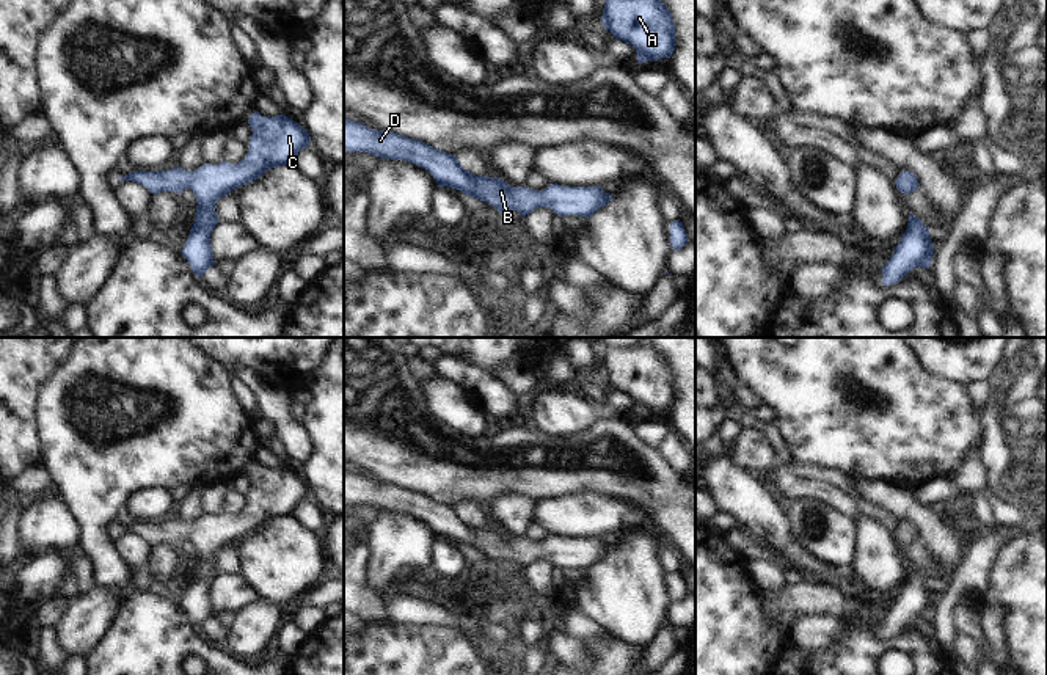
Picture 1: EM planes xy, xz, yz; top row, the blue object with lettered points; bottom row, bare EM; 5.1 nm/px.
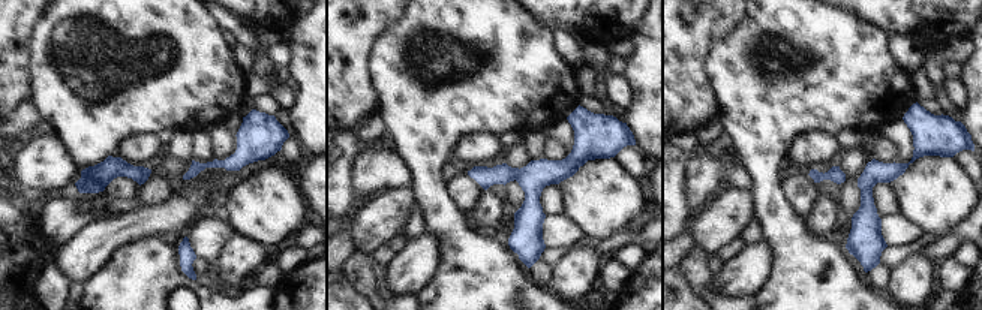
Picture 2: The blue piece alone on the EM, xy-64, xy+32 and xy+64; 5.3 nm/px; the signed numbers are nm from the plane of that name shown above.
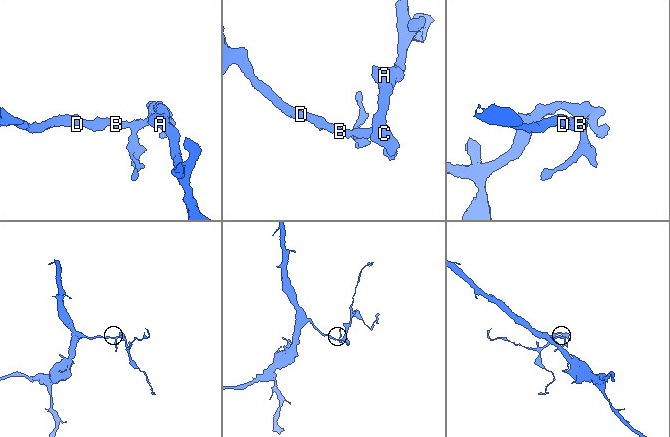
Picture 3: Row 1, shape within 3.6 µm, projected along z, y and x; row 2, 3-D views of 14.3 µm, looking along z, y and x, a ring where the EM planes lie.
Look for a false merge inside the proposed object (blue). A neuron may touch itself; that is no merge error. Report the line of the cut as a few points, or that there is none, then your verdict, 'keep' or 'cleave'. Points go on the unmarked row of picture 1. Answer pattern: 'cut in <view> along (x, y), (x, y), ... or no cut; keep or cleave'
no cut; keep

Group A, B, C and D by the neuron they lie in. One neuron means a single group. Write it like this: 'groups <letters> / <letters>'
groups A B C D

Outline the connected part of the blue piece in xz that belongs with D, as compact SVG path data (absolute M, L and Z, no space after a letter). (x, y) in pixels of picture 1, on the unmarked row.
M344 468L344 502L414 515L429 523L438 538L449 538L469 549L490 554L499 565L516 562L523 570L538 559L549 559L560 568L589 570L612 551L603 538L551 535L540 543L512 538L499 529L476 527L466 523L452 505L391 482L374 482L347 468Z

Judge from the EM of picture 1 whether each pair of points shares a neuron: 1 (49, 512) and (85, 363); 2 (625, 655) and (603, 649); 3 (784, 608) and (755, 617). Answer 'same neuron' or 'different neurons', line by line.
1: different neurons
2: same neuron
3: different neurons

